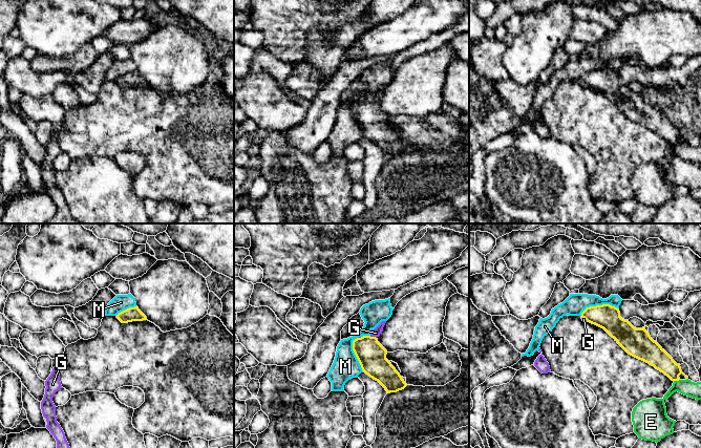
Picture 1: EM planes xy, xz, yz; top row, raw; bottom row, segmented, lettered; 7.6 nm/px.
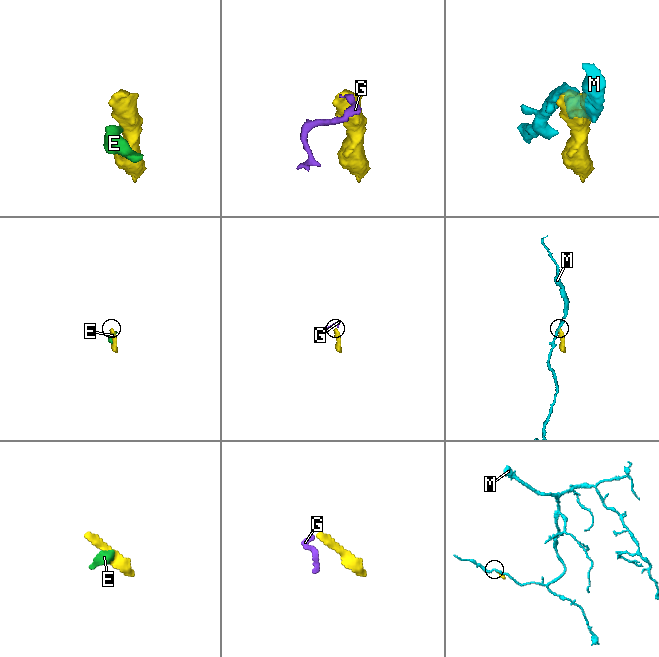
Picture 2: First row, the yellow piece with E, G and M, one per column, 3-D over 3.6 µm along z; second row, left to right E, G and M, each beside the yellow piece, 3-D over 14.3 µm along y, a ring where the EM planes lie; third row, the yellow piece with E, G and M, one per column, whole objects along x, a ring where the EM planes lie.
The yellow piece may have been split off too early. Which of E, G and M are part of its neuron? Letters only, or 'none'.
G

